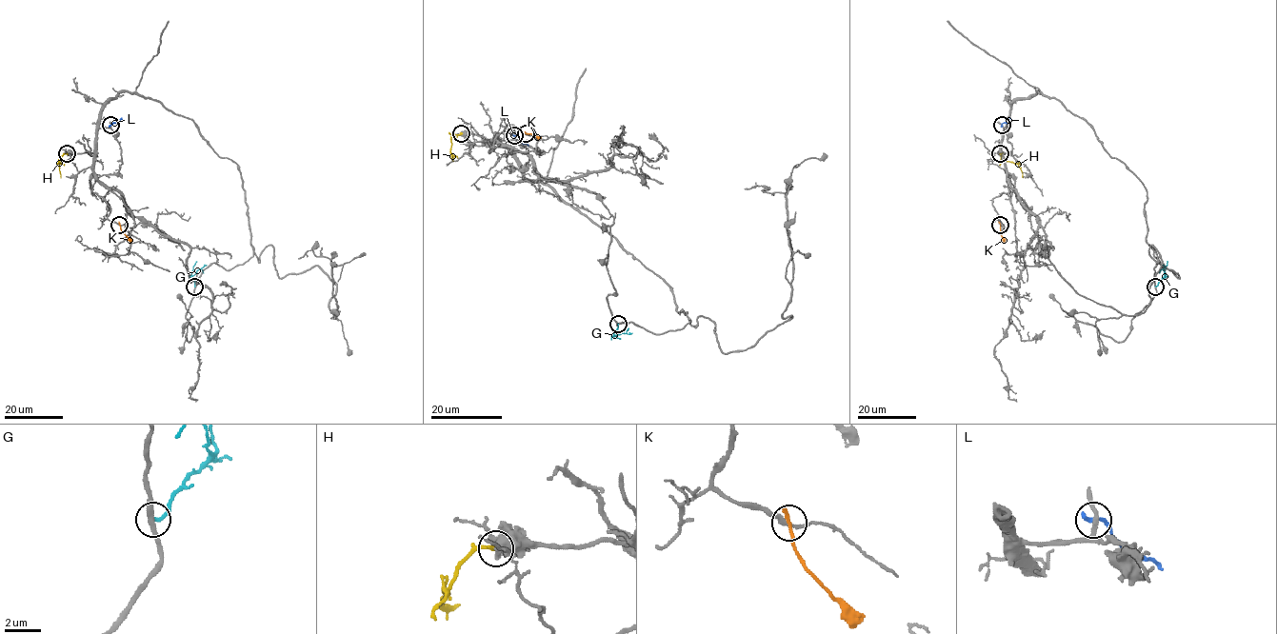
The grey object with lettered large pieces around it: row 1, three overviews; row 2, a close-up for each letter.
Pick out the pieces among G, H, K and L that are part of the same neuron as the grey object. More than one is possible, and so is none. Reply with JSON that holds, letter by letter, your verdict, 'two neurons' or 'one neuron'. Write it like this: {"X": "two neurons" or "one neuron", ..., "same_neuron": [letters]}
{"G": "two neurons", "H": "one neuron", "K": "two neurons", "L": "two neurons", "same_neuron": ["H"]}

